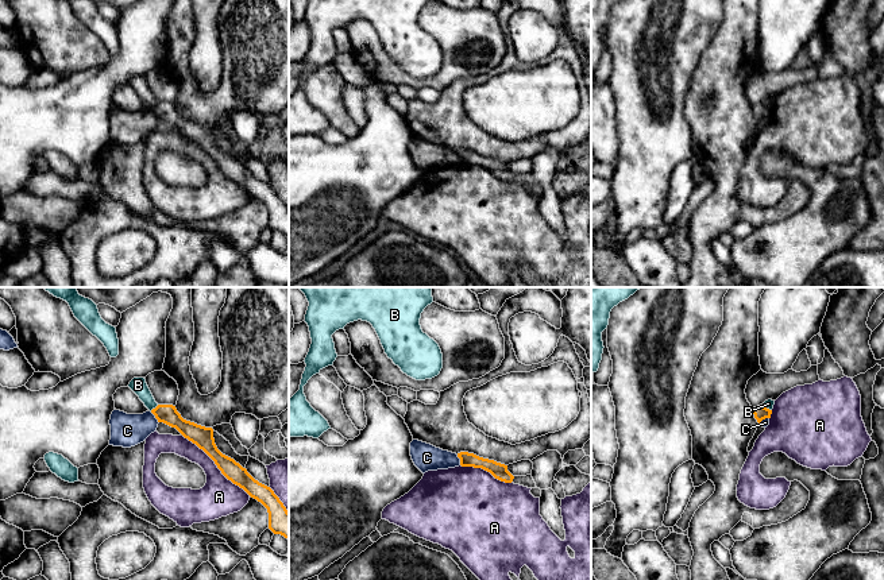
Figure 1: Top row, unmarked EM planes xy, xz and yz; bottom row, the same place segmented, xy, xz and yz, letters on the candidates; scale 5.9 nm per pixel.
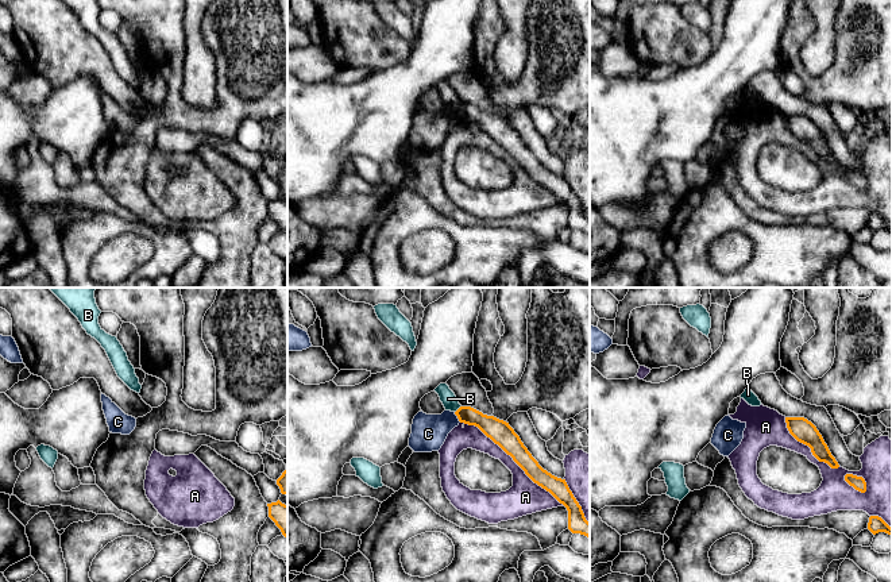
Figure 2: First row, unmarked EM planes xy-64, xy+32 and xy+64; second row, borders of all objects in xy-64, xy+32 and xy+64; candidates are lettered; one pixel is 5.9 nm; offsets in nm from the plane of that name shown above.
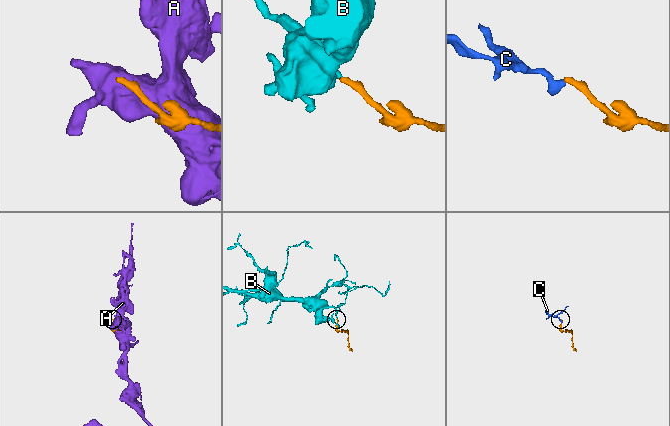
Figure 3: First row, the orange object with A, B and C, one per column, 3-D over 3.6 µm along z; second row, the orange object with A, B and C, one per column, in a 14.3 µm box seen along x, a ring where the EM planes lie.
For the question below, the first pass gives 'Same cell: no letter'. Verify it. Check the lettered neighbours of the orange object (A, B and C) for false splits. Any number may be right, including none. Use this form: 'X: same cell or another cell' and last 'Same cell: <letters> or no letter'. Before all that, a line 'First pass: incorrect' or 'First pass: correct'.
First pass: correct
A: another cell
B: another cell
C: another cell
Same cell: no letter

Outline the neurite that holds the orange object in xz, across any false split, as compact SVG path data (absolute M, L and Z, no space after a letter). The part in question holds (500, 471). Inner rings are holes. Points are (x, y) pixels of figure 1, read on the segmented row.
M460 452L458 453L458 457L460 459L462 467L482 468L490 472L495 479L505 483L512 483L514 479L514 476L507 471L507 465L505 464L497 463L494 460L483 459L468 452Z

